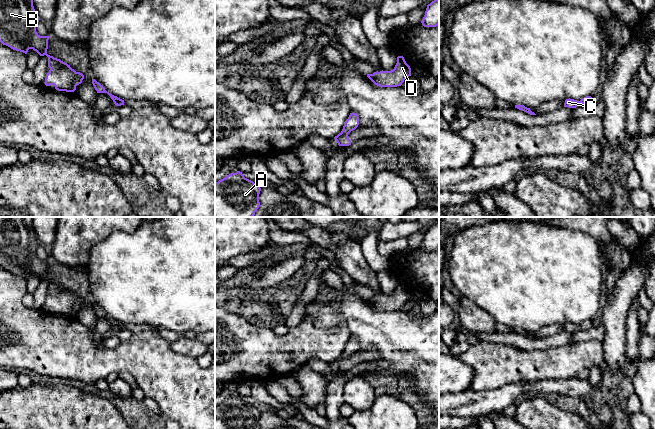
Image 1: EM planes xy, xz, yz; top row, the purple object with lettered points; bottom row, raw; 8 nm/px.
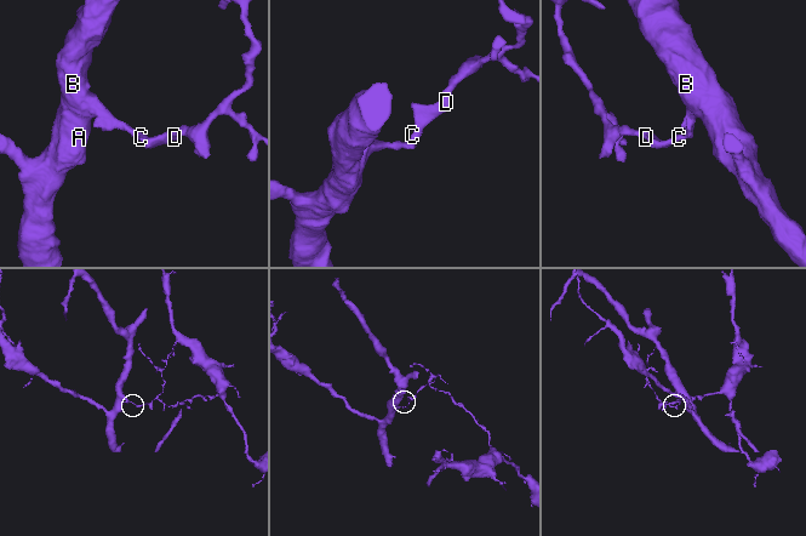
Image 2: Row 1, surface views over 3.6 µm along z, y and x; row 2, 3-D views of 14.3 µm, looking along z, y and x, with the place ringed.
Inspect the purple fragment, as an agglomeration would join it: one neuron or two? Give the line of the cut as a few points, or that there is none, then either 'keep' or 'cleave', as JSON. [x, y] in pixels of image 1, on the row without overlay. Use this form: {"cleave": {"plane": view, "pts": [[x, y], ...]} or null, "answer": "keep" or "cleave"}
{"cleave": {"plane": "xz", "pts": [[341, 356], [347, 358]]}, "answer": "cleave"}

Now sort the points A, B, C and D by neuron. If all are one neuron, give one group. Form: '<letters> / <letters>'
A B / C D

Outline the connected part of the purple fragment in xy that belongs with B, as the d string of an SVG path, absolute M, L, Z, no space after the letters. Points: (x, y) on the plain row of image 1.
M0 217L0 266L25 278L29 273L33 273L40 280L46 279L50 294L46 298L45 309L54 309L58 315L74 316L76 310L82 307L84 299L76 296L70 289L60 283L47 278L50 260L40 260L36 256L36 249L39 244L33 230L33 217Z

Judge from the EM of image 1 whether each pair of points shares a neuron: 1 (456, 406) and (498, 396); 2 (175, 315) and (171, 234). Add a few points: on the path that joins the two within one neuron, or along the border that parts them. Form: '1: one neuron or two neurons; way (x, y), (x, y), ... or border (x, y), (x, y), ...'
1: one neuron; way (466, 404), (488, 401)
2: one neuron; way (175, 295), (175, 254)

